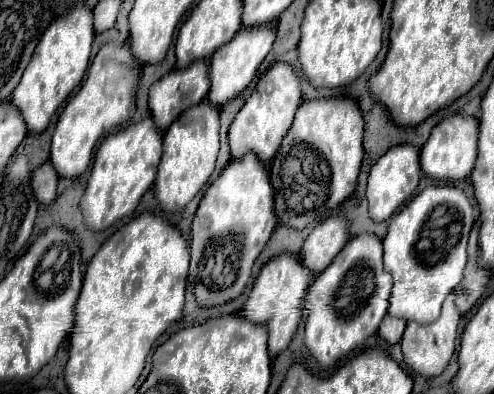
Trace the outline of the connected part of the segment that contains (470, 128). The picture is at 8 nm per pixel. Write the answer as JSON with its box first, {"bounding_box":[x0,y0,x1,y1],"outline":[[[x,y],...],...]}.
{"bounding_box":[420,114,478,180],"outline":[[[454,114],[444,118],[438,126],[432,128],[428,142],[420,152],[422,172],[434,180],[466,180],[476,162],[476,146],[478,146],[478,120],[472,116]]]}

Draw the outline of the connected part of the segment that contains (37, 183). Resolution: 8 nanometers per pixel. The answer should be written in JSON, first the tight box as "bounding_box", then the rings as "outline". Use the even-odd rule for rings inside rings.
{"bounding_box":[32,162,58,206],"outline":[[[46,162],[38,170],[34,170],[32,188],[34,188],[34,196],[38,202],[42,202],[46,206],[52,204],[52,200],[56,198],[56,184],[58,184],[58,174],[50,162]]]}

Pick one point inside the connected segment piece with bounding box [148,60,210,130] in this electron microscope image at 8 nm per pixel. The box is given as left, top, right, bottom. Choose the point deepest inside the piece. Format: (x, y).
(169, 97)

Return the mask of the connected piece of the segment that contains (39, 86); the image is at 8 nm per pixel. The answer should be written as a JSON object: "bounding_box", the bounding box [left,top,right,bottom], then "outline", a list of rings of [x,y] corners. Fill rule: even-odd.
{"bounding_box":[12,6,94,132],"outline":[[[76,6],[66,16],[60,16],[46,28],[34,56],[22,74],[18,88],[12,92],[12,104],[22,112],[30,132],[44,132],[50,124],[58,106],[72,94],[72,90],[82,82],[86,68],[90,64],[94,28],[92,28],[92,10],[88,6]]]}

